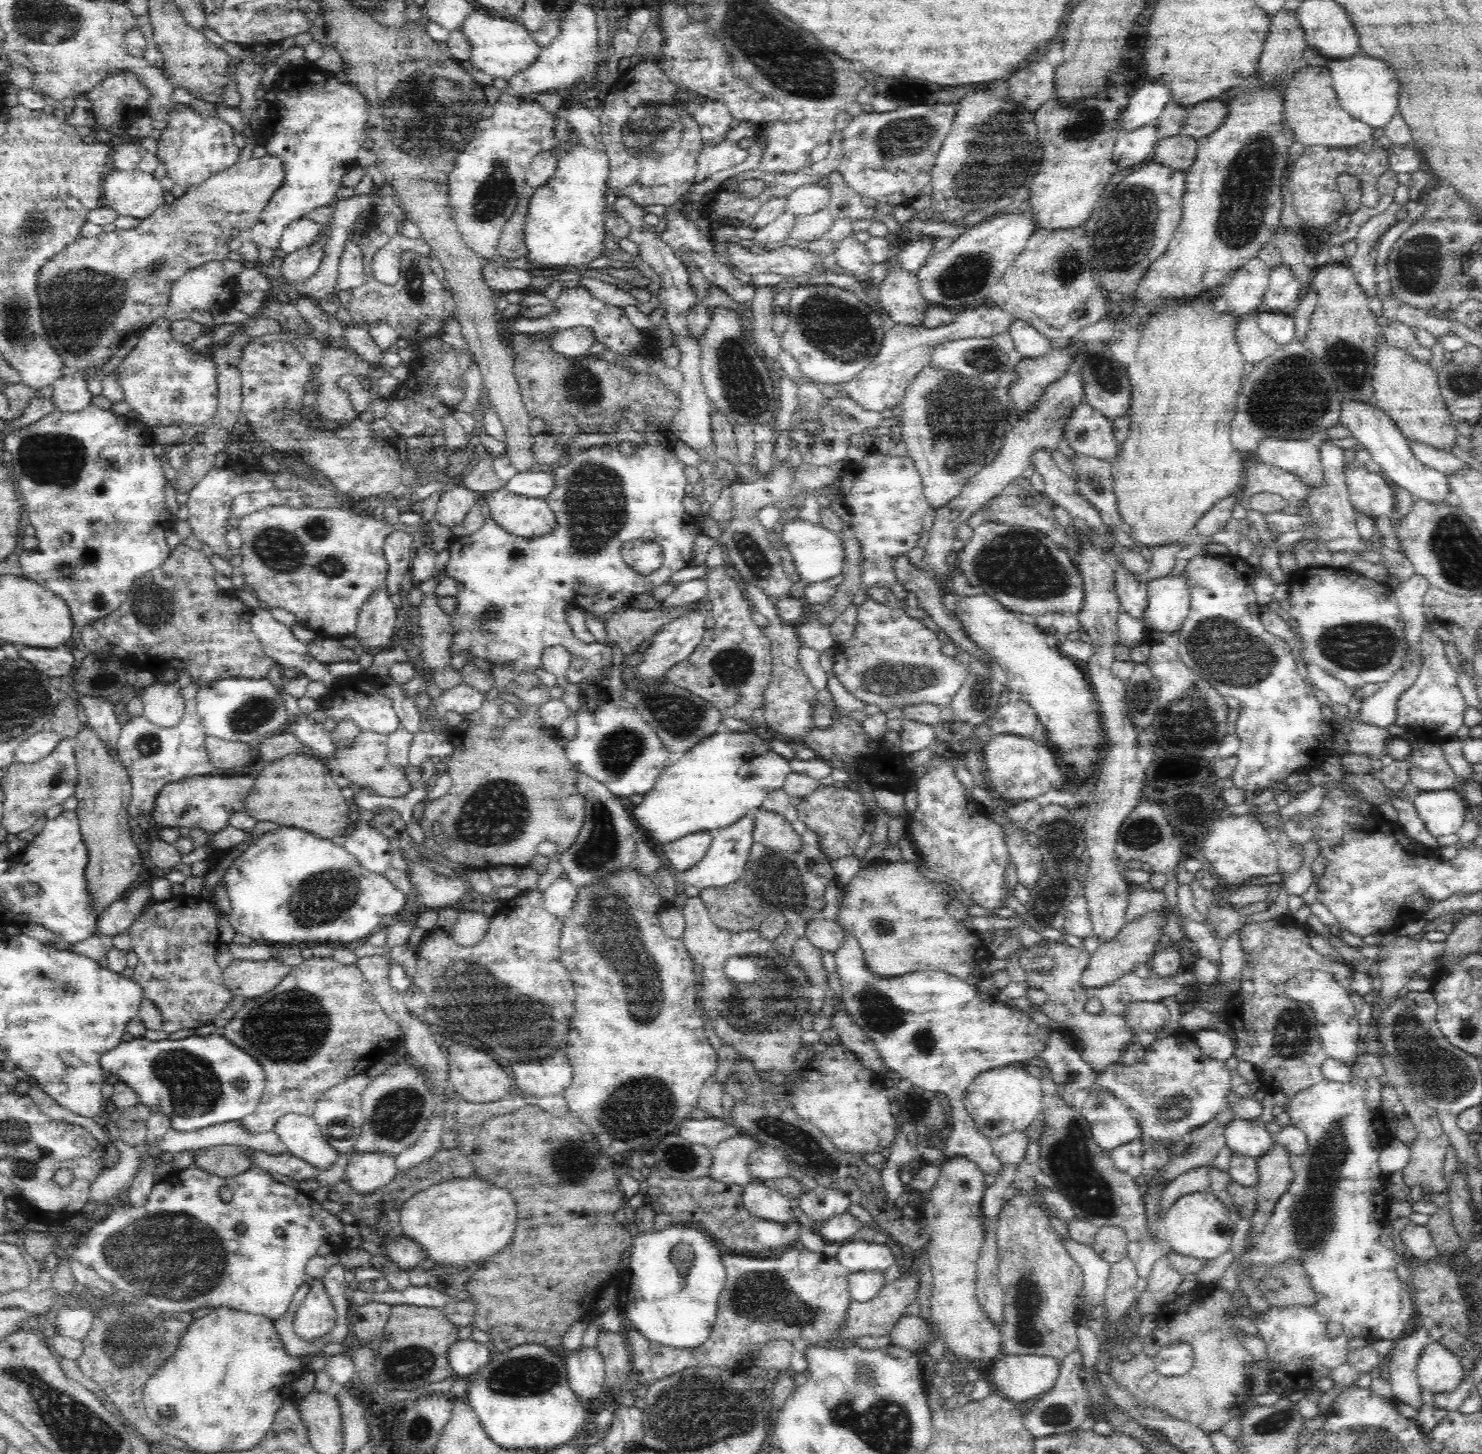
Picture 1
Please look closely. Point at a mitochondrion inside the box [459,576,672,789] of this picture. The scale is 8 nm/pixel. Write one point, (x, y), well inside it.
(621, 748)

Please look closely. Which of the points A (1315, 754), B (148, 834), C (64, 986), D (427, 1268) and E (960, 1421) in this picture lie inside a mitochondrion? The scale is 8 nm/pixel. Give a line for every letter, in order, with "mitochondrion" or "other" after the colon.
A: other
B: other
C: mitochondrion
D: other
E: other

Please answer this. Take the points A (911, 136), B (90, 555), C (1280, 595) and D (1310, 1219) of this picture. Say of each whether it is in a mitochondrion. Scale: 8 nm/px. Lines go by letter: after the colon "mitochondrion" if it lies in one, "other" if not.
A: mitochondrion
B: other
C: other
D: mitochondrion

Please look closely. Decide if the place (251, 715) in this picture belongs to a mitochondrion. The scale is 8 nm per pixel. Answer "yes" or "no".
yes

